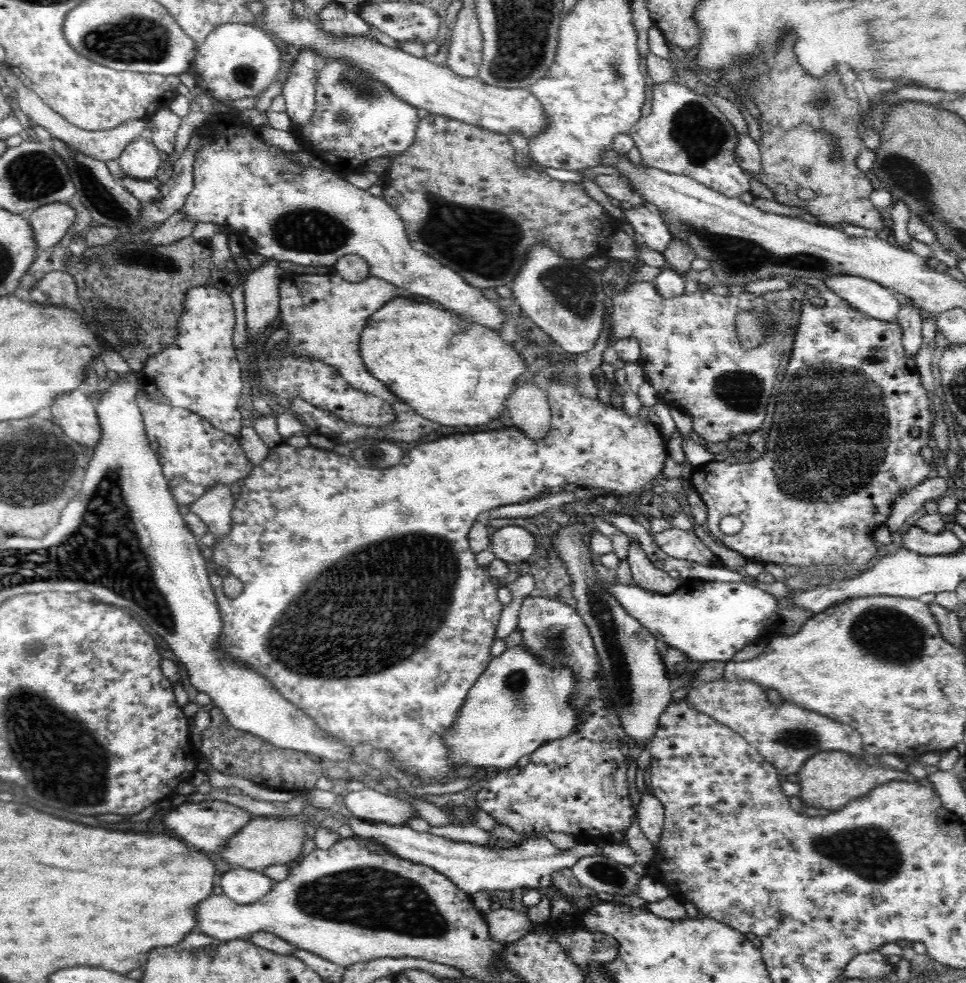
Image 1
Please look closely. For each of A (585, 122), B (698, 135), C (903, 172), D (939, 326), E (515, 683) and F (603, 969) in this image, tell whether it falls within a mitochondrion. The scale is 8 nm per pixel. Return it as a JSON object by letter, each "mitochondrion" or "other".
{"A":"other","B":"mitochondrion","C":"mitochondrion","D":"other","E":"mitochondrion","F":"other"}

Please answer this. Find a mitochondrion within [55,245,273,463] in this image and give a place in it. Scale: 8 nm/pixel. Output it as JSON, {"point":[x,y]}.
{"point":[170,265]}

